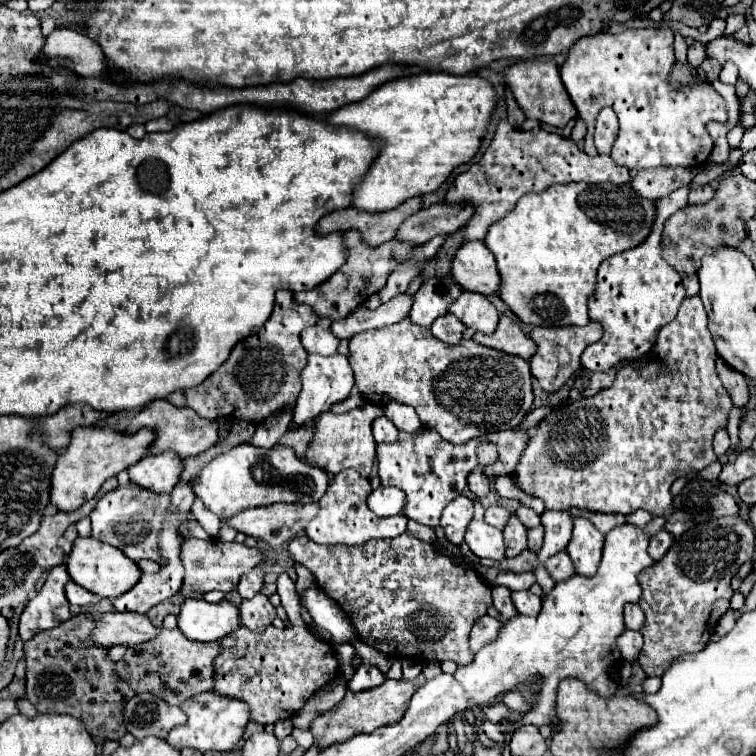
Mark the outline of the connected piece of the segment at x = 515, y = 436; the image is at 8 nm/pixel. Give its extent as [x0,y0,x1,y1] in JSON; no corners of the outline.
[484,428,530,480]

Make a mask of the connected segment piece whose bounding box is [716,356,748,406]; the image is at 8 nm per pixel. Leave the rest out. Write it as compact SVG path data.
M716 356L716 370L718 370L718 376L720 376L722 384L724 384L726 390L730 392L732 402L734 402L736 406L746 406L746 402L748 402L746 378L744 378L738 370L730 368L720 356Z

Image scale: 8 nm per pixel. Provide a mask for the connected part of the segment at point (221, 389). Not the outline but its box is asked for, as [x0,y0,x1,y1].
[168,290,318,422]

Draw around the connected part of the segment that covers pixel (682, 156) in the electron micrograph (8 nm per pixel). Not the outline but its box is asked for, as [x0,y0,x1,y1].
[560,28,728,170]

